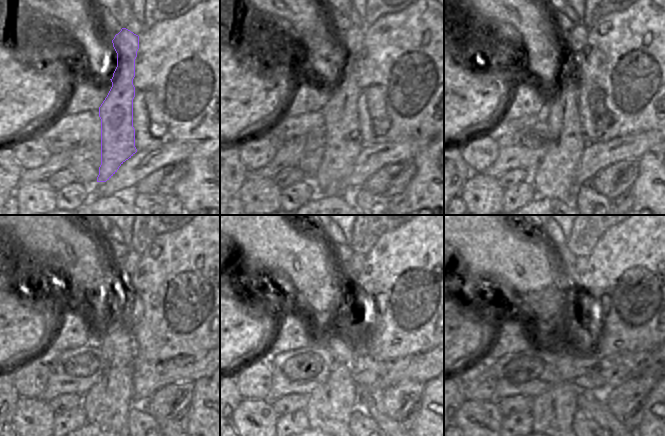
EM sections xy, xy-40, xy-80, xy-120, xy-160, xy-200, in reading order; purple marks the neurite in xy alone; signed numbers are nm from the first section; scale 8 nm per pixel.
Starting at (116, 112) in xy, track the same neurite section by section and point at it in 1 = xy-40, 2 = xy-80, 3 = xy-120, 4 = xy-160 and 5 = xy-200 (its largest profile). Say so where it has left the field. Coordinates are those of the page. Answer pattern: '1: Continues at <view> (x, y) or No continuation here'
1: Continues at xy-40 (342, 146)
2: Continues at xy-80 (554, 177)
3: Continues at xy-120 (107, 402)
4: Continues at xy-160 (329, 406)
5: Continues at xy-200 (553, 412)

